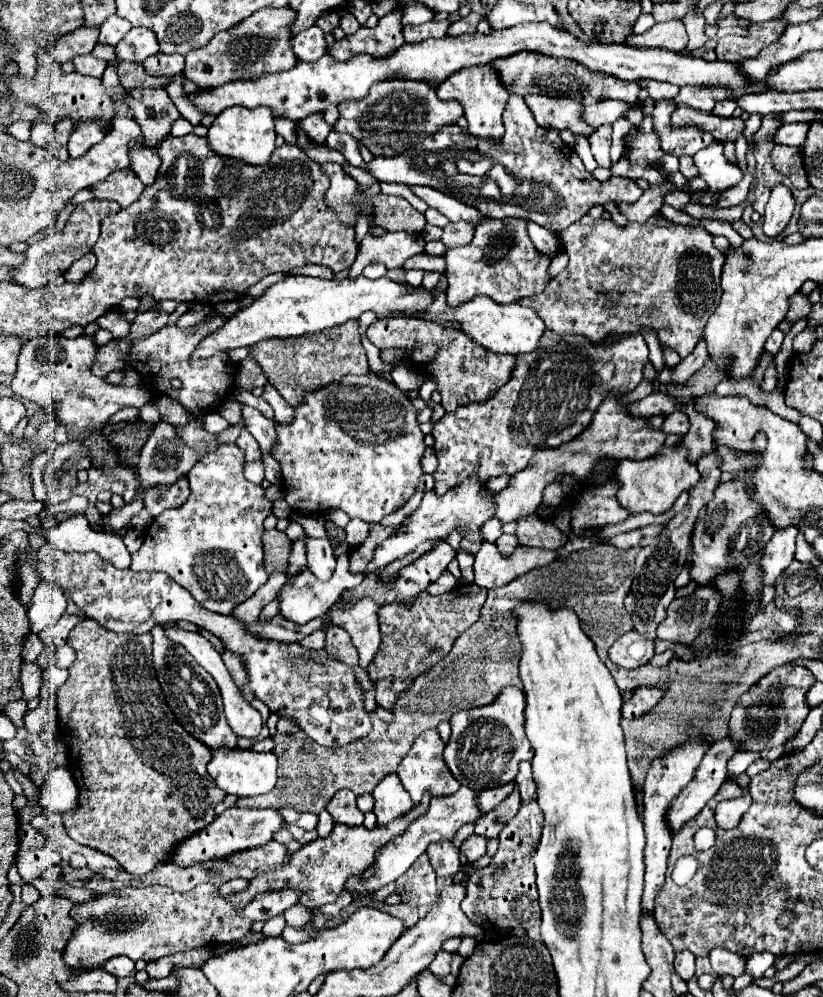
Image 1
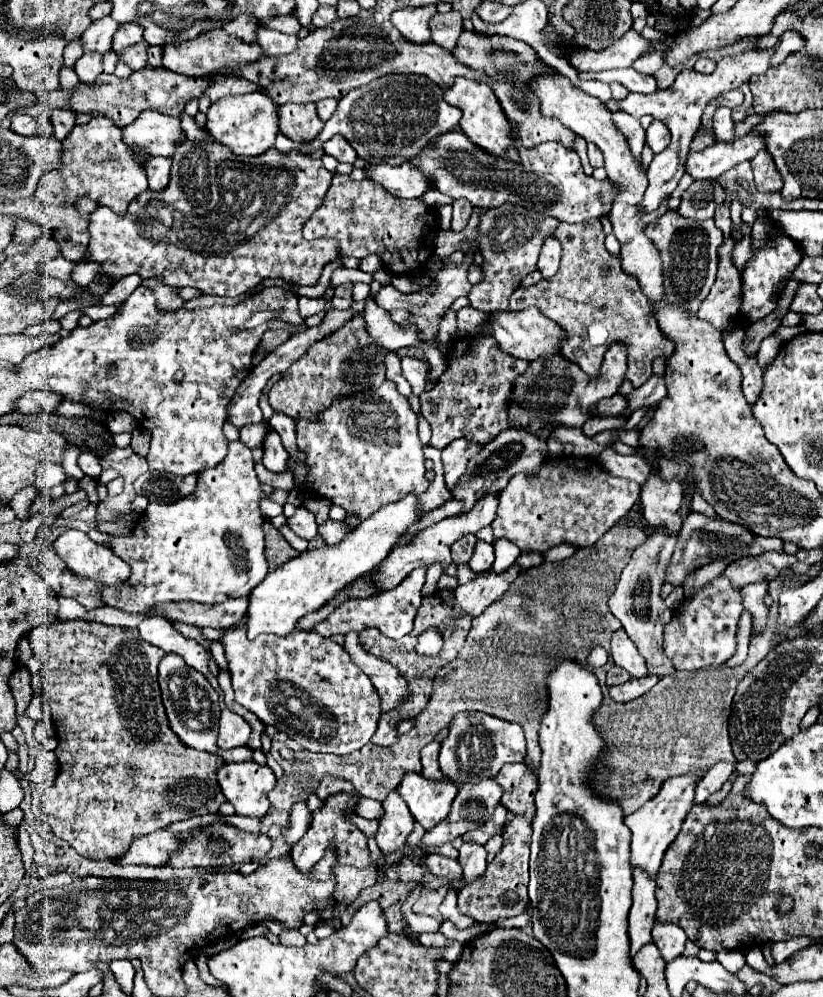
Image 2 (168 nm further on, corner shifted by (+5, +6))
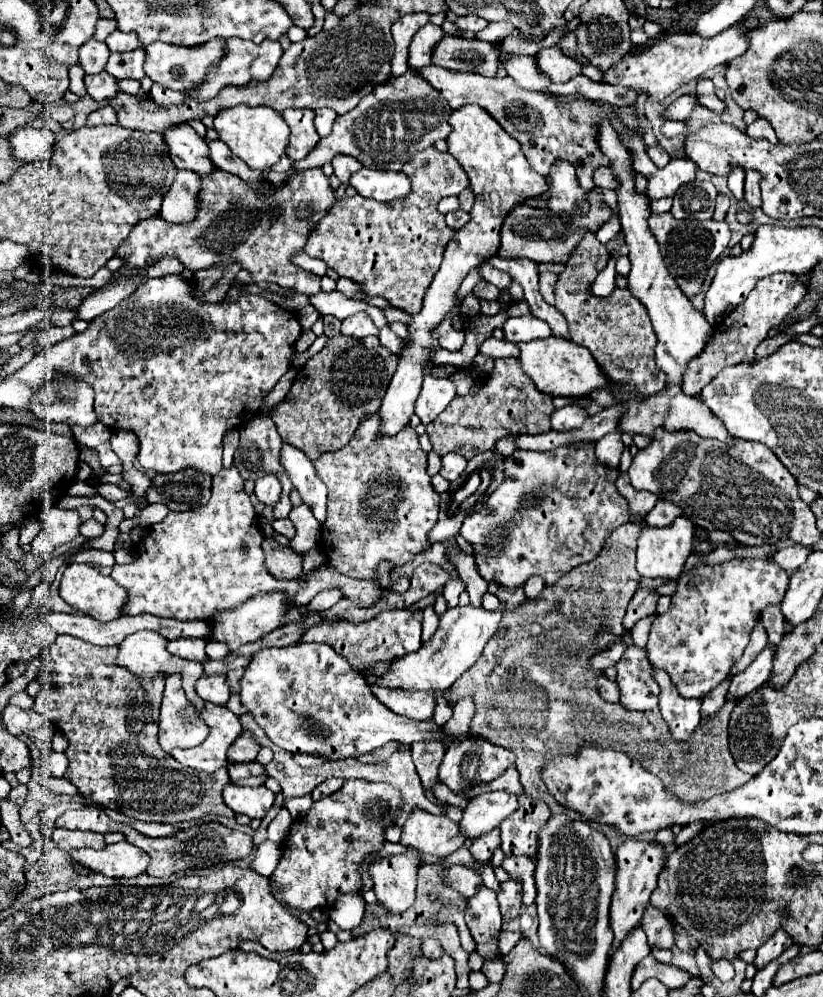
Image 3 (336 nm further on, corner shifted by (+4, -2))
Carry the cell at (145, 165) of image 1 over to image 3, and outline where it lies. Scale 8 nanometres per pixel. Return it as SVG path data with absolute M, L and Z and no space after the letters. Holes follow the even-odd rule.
M178 171L176 181L164 195L160 217L164 217L168 223L174 225L192 221L198 211L198 193L200 193L200 175L192 171Z

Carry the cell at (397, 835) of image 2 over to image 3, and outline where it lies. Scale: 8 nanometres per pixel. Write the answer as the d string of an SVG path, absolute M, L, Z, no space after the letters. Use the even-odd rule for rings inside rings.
M408 849L406 855L378 859L368 867L368 873L374 881L378 905L388 913L402 913L414 903L418 877L416 849Z

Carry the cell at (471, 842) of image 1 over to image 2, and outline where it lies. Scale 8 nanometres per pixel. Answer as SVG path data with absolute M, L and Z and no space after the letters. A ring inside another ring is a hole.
M465 841L459 849L459 865L463 867L463 881L469 883L485 873L487 867L487 851L479 843Z

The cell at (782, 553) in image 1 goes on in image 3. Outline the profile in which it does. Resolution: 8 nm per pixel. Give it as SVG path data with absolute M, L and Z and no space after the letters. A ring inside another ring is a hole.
M758 621L756 627L754 627L754 631L752 631L752 635L750 635L750 643L748 643L744 655L732 665L732 671L730 671L728 677L734 677L736 673L744 671L744 669L756 659L756 655L760 655L760 651L762 651L764 647L766 647L766 631L764 631L762 623Z

